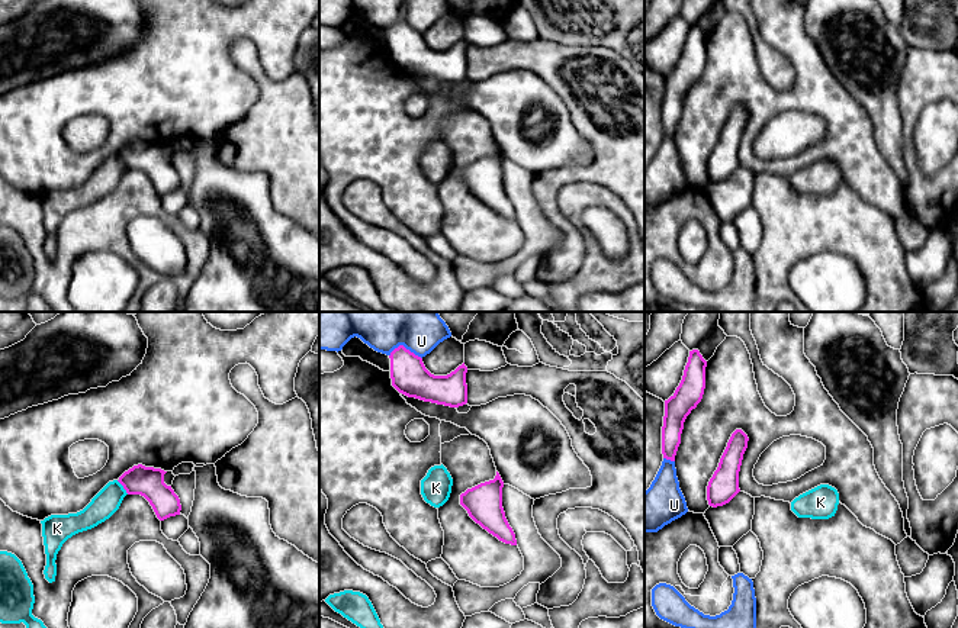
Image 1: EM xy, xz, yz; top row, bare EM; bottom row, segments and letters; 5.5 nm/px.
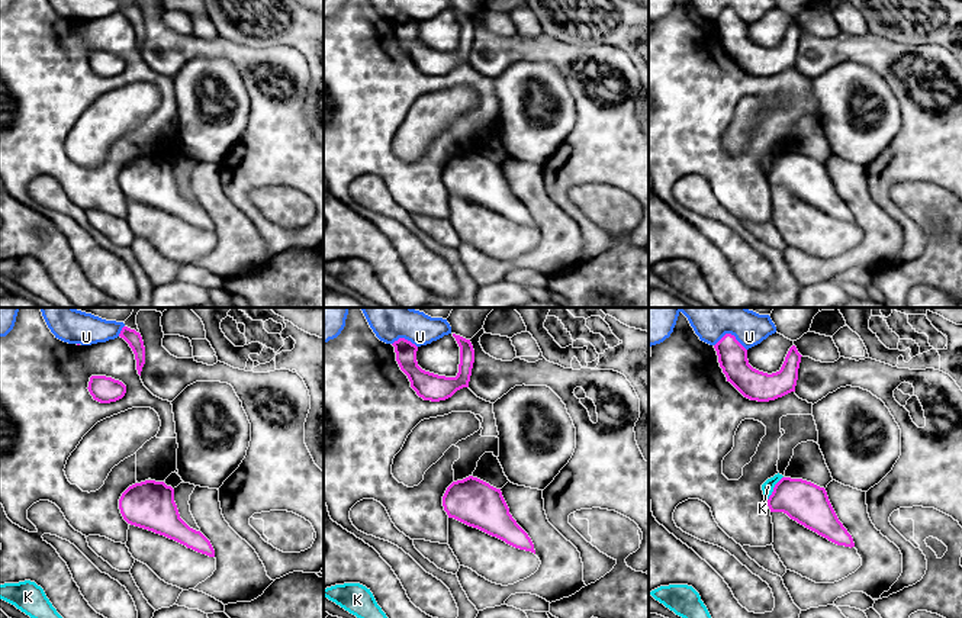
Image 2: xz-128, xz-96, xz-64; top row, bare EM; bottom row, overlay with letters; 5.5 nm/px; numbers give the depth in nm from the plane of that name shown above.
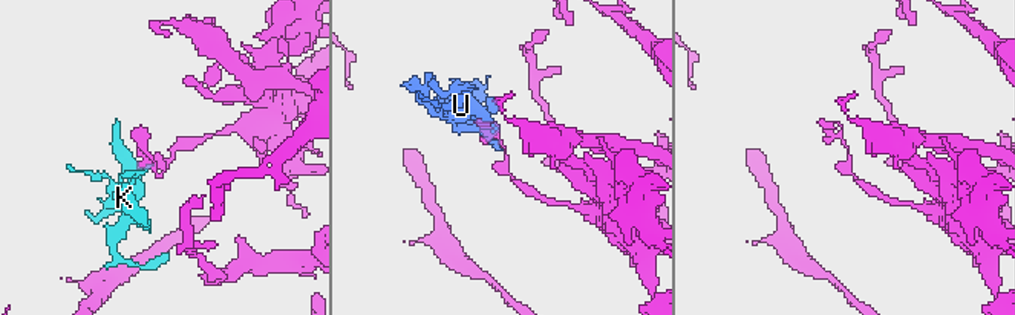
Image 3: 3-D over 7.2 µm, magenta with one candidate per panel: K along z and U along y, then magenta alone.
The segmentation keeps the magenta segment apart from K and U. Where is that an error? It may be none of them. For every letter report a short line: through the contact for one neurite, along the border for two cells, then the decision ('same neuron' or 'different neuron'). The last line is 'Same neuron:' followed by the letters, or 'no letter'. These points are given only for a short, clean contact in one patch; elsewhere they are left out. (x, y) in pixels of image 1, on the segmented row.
K: xy (116, 480), (128, 493) | different neuron
U: different neuron
Same neuron: no letter

